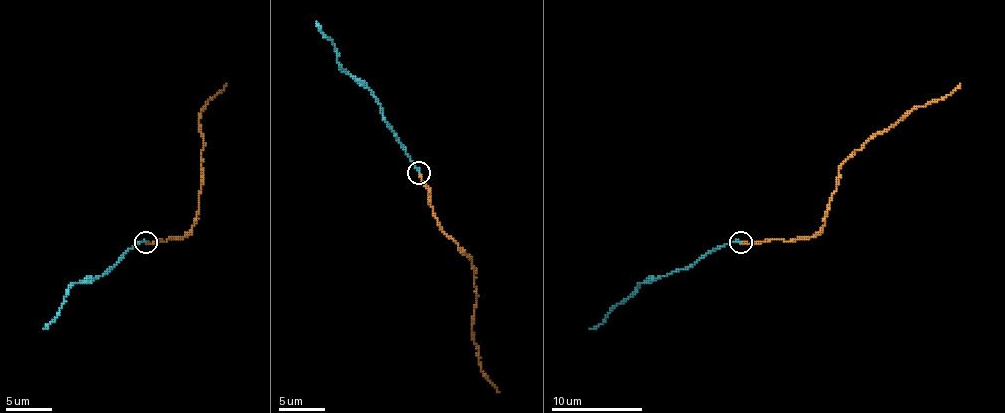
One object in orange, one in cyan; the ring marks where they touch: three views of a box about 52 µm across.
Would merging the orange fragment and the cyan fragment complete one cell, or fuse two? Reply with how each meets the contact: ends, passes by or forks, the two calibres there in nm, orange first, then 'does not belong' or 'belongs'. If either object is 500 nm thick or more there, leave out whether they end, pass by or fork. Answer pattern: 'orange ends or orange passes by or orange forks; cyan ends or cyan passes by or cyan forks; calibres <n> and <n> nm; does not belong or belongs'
orange ends; cyan ends; calibres 190 and 170 nm; belongs

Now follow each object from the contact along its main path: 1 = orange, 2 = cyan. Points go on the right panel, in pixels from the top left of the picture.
1: (740, 241), (809, 239), (823, 228), (839, 168), (871, 138), (919, 106), (944, 99), (960, 83)
2: (740, 241), (713, 248), (692, 264), (642, 283), (607, 317), (589, 328)

